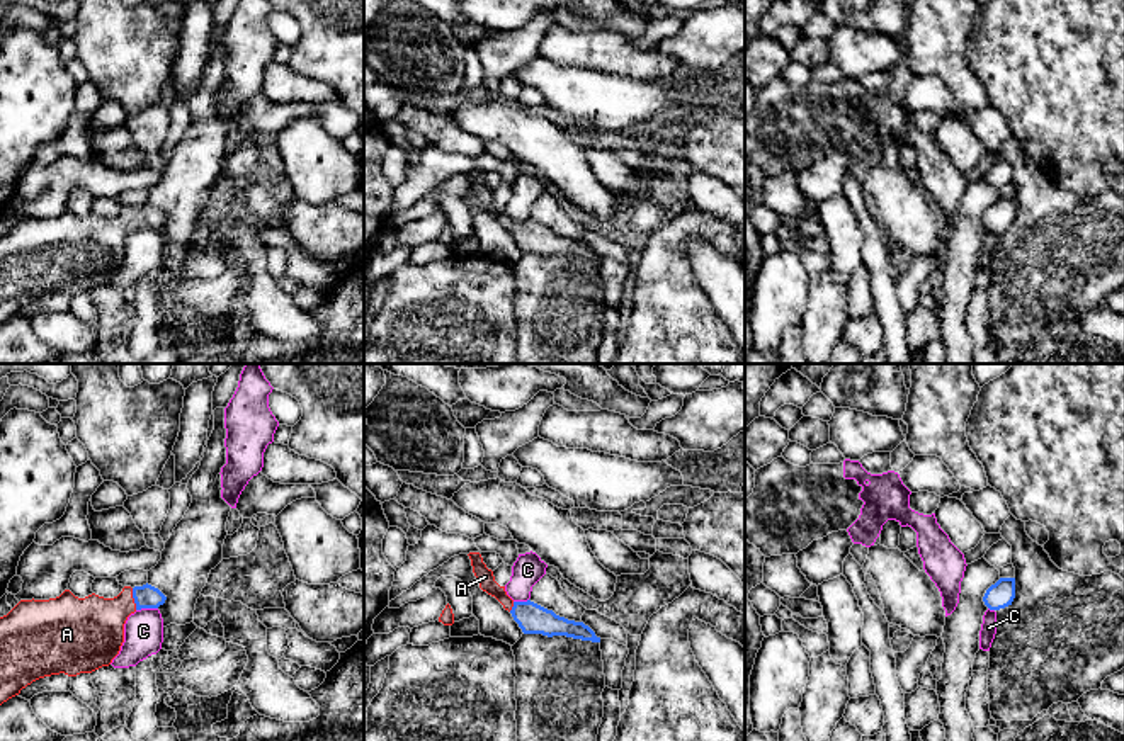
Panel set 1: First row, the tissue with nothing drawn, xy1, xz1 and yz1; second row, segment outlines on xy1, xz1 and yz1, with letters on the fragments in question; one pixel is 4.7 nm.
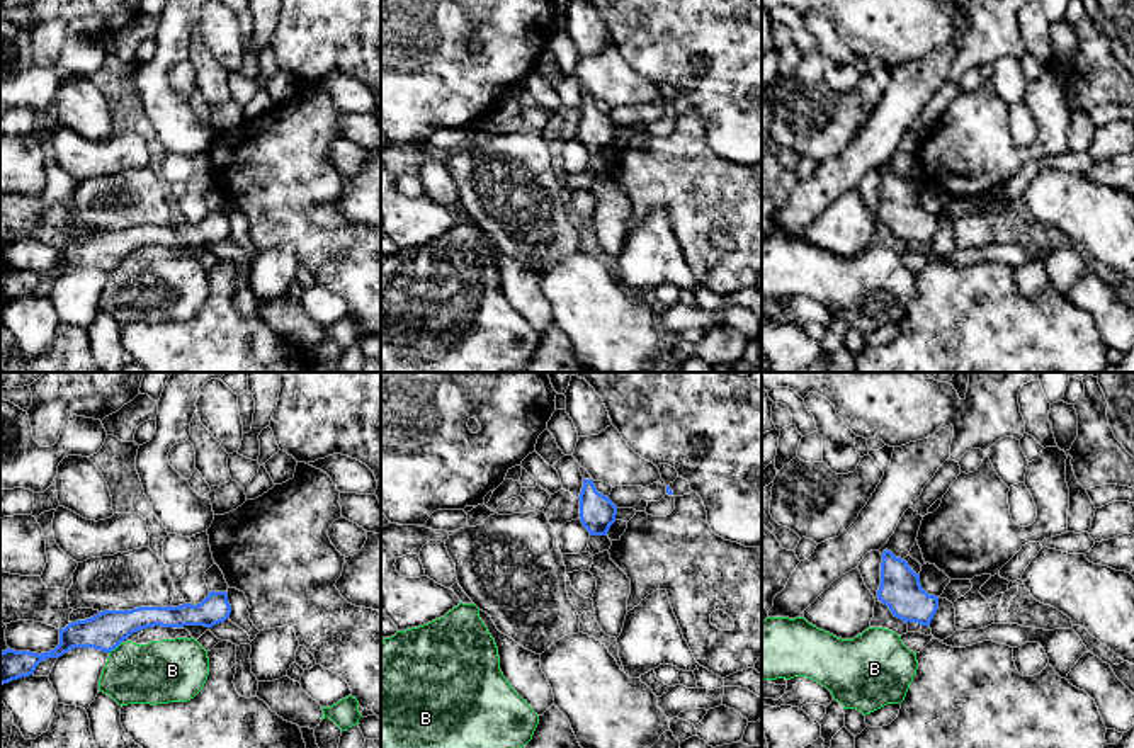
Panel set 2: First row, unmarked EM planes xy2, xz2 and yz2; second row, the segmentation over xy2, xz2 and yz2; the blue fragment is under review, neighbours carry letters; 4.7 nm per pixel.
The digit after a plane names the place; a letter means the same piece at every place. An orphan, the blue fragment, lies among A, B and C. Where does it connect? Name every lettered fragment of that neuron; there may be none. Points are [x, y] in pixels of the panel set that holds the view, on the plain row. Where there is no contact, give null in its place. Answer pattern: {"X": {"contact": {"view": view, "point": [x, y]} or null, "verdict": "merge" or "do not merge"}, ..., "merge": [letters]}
{"A": {"contact": {"view": "xy1", "point": [133, 216]}, "verdict": "merge"}, "B": {"contact": {"view": "xy2", "point": [114, 267]}, "verdict": "do not merge"}, "C": {"contact": {"view": "xy1", "point": [147, 226]}, "verdict": "do not merge"}, "merge": ["A"]}

